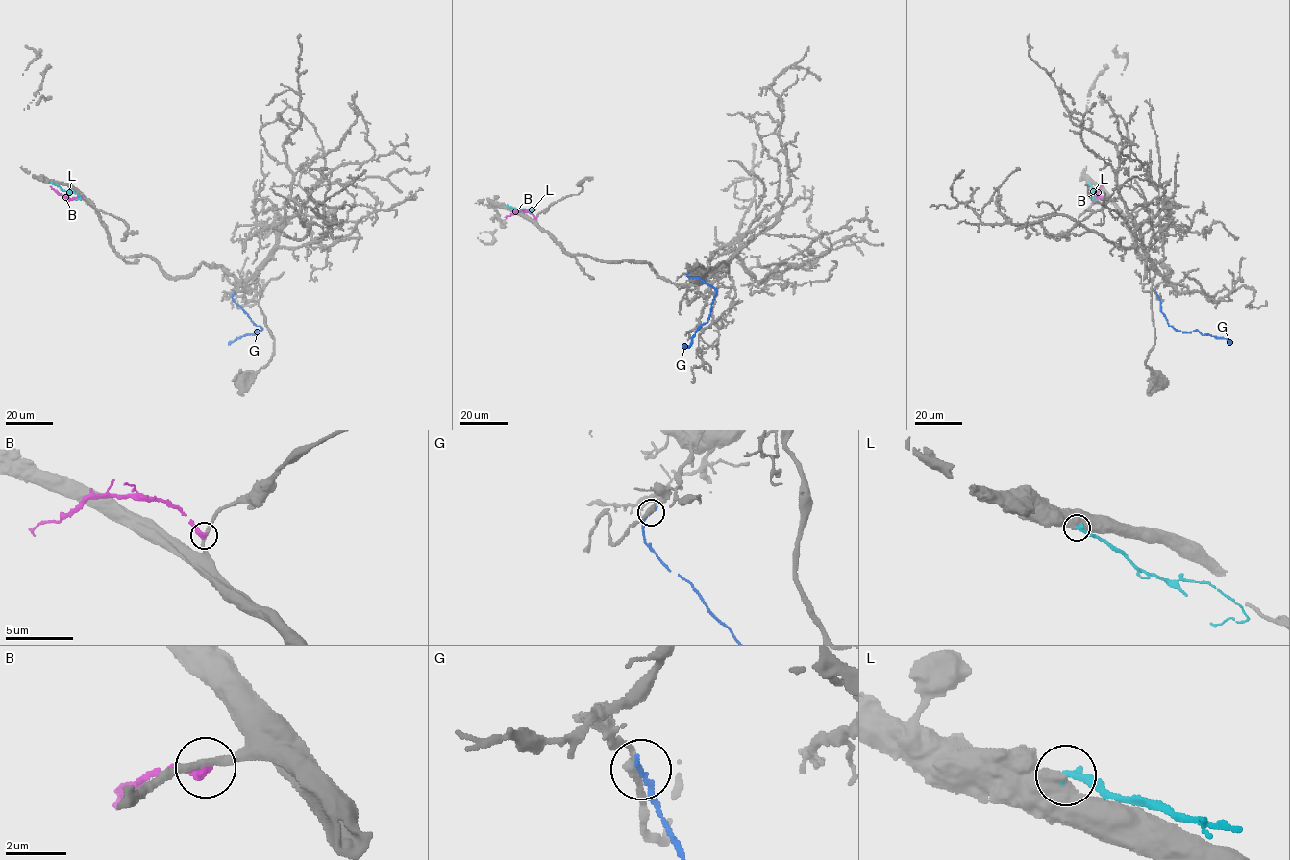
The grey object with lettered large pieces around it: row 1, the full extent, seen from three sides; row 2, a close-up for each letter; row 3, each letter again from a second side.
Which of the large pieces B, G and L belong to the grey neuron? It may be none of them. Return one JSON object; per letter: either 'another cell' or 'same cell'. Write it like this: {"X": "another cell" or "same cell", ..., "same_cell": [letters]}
{"B": "another cell", "G": "another cell", "L": "another cell", "same_cell": []}

